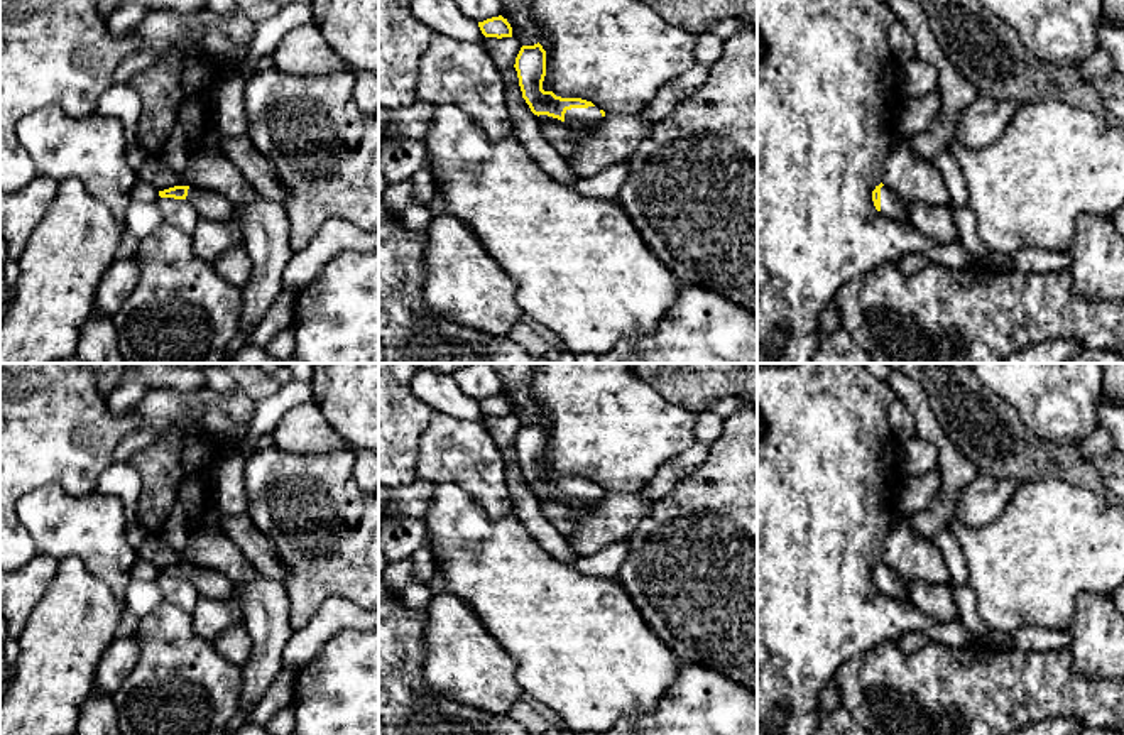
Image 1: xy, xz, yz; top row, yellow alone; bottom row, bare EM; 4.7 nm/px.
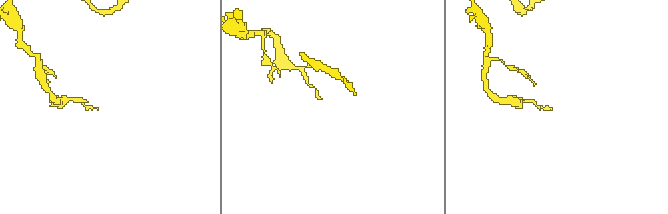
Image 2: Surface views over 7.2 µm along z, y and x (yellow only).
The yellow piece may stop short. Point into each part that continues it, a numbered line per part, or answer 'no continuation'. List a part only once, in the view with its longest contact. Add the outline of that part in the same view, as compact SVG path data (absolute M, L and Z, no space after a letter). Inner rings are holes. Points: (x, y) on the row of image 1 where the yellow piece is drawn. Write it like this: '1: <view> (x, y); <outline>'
1: xz (578, 119); M598 106L571 108L565 113L565 122L576 130L592 128L603 120Z

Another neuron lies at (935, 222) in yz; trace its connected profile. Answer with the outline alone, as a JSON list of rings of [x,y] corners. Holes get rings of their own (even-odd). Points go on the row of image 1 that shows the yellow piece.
[[[906,203],[909,226],[919,230],[936,243],[958,240],[957,226],[948,206],[931,206],[925,203]]]

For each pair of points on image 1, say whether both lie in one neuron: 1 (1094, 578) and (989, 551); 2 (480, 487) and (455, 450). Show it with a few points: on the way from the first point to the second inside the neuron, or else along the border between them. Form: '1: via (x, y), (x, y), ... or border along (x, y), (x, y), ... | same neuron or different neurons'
1: via (1069, 556), (1014, 556) | same neuron
2: via (480, 479), (463, 458) | same neuron

